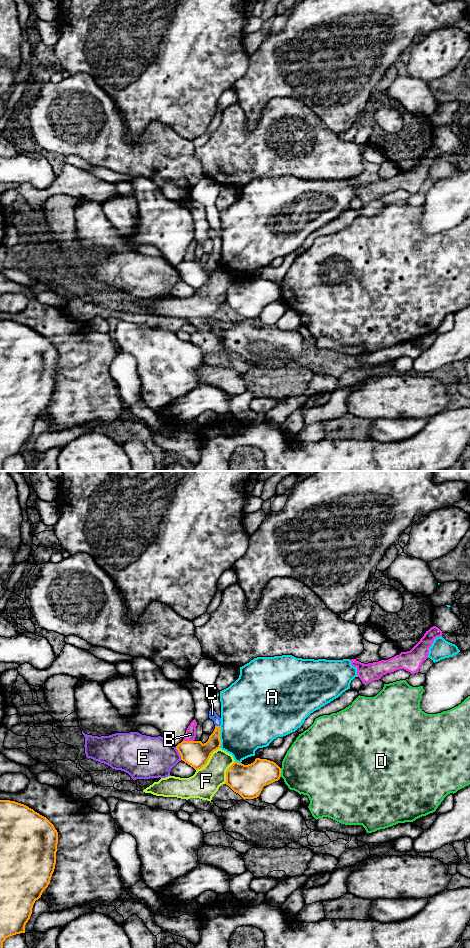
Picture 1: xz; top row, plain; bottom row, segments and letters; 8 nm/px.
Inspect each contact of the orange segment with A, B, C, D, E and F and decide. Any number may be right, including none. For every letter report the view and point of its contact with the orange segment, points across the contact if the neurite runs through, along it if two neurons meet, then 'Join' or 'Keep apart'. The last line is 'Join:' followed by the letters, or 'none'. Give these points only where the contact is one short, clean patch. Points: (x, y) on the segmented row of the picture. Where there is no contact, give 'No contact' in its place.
A: Touches orange at xz (219, 737). Keep apart
B: Touches orange at xz (188, 741). Boundary: xz (183, 739), (193, 741). Keep apart
C: Touches orange at xz (217, 726). Path across: xz (200, 752), (214, 740), (217, 726), (217, 720), (212, 714). Join
D: Touches orange at xz (280, 772). Keep apart
E: Touches orange at xz (179, 753). Keep apart
F: Touches orange at xz (208, 759). Keep apart
Join: C

